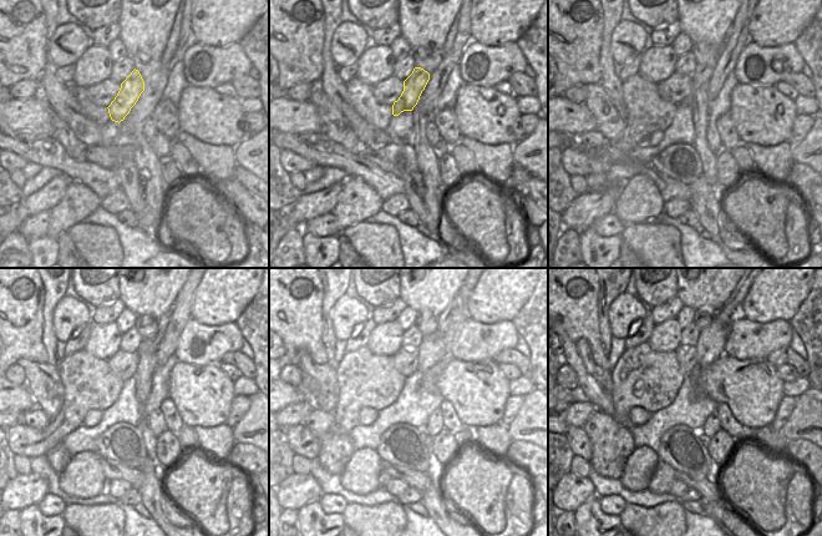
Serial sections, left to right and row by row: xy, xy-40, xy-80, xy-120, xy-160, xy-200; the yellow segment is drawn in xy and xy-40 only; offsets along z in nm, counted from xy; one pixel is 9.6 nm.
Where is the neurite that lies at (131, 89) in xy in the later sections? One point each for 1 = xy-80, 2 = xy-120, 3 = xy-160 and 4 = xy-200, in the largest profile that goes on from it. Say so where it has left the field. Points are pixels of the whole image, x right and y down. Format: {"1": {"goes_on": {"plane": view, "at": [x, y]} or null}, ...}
{"1": {"goes_on": {"plane": "xy-80", "at": [700, 76]}}, "2": {"goes_on": {"plane": "xy-120", "at": [152, 344]}}, "3": {"goes_on": {"plane": "xy-160", "at": [444, 318]}}, "4": {"goes_on": {"plane": "xy-200", "at": [731, 309]}}}

